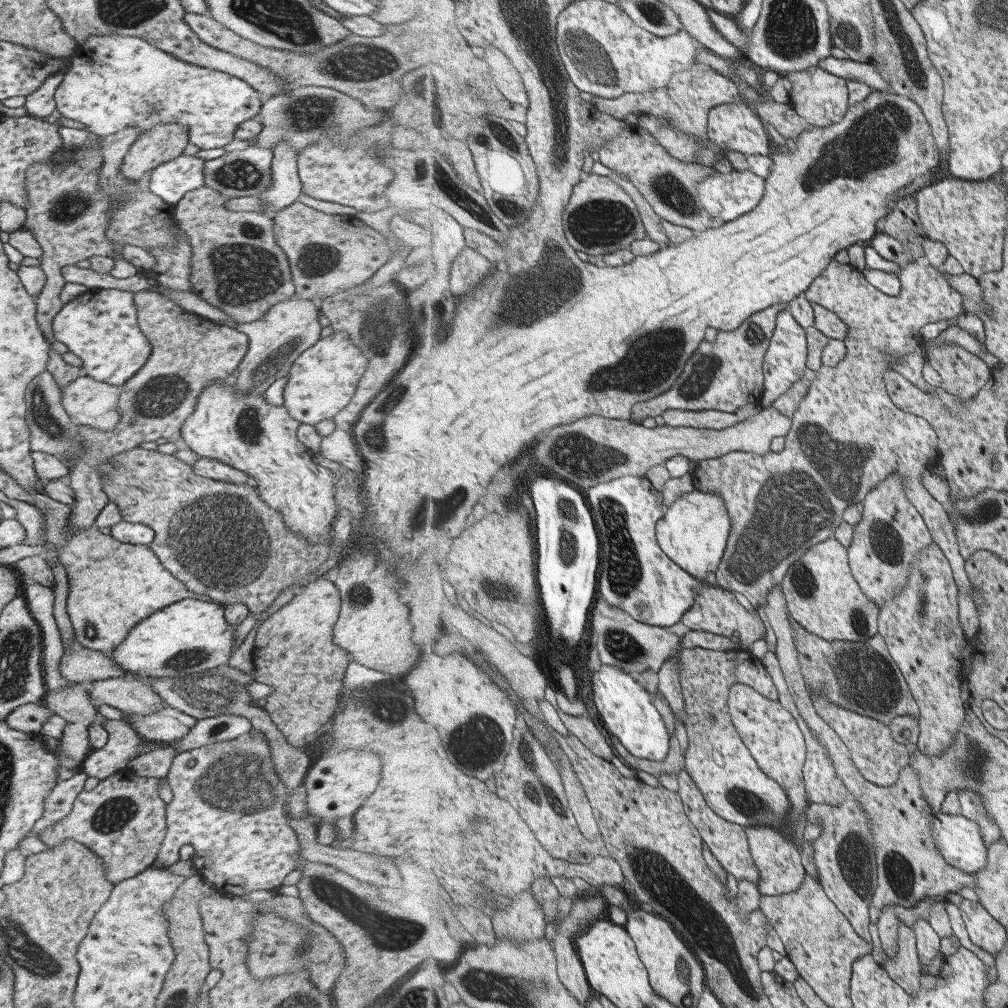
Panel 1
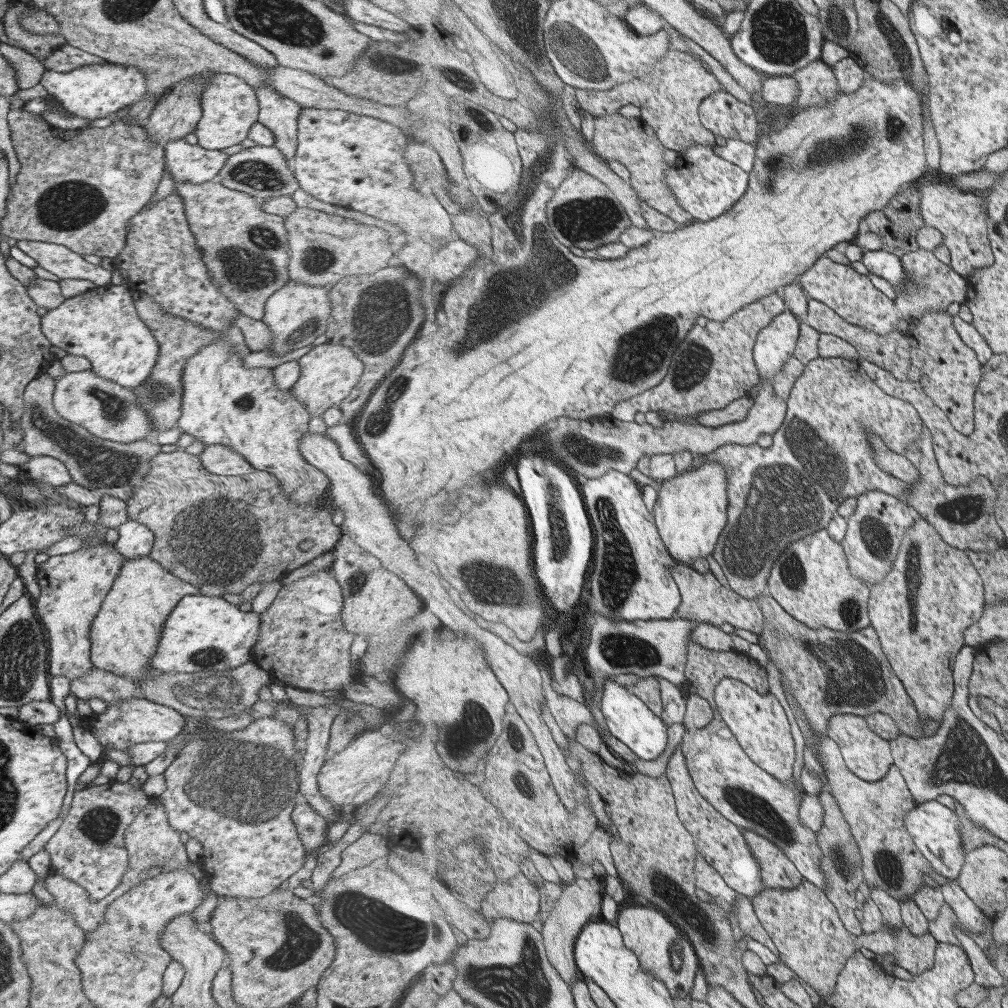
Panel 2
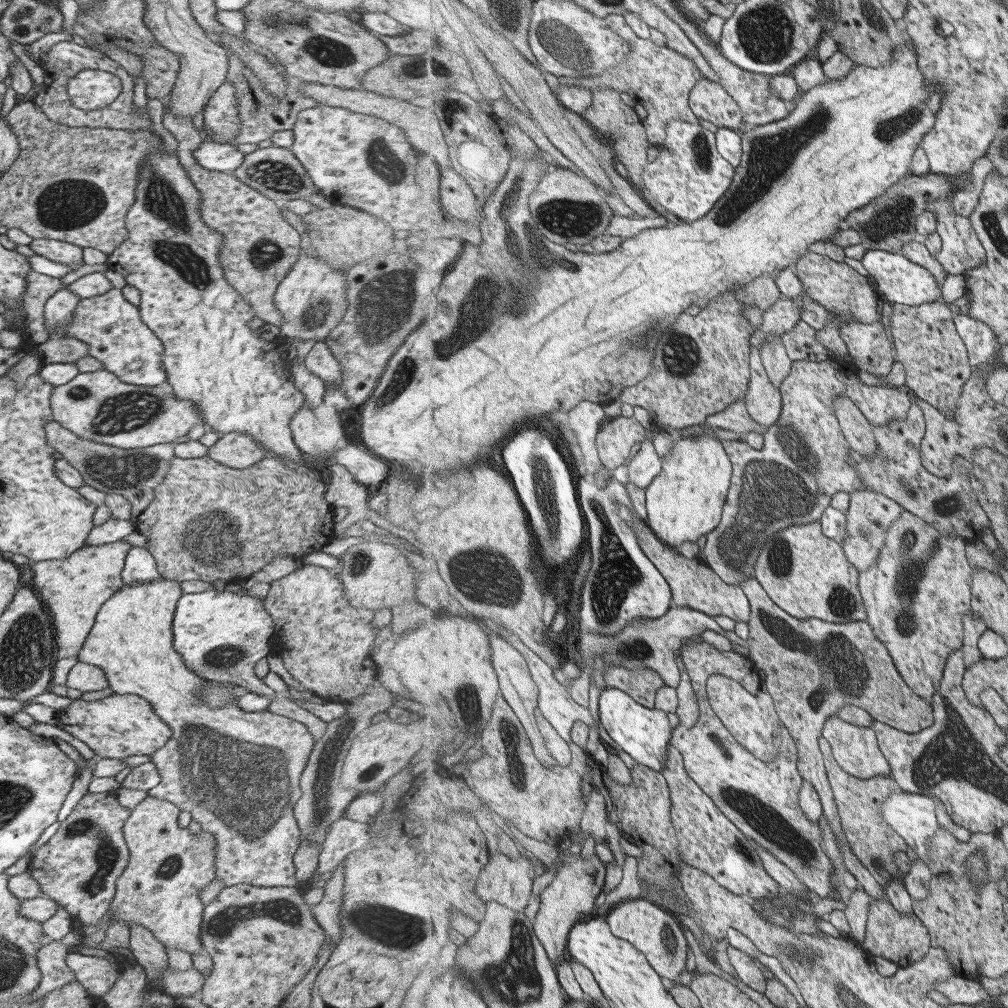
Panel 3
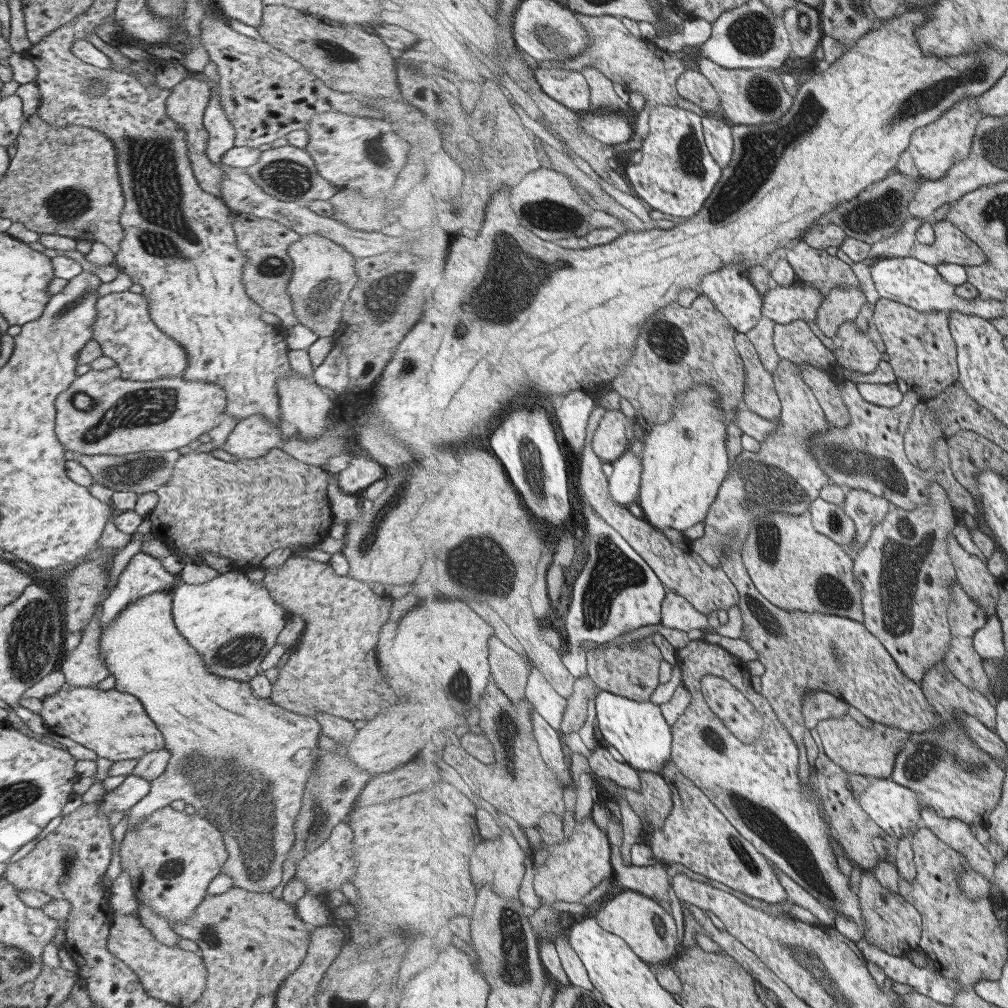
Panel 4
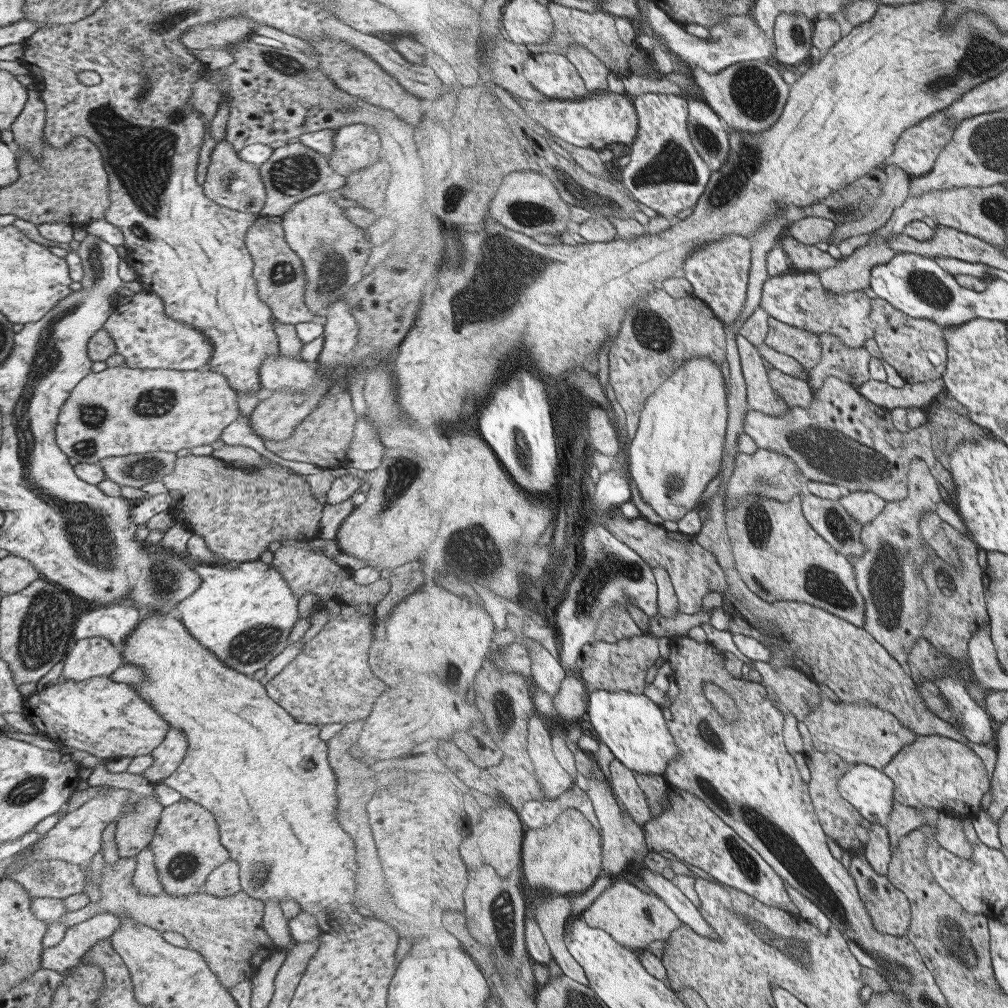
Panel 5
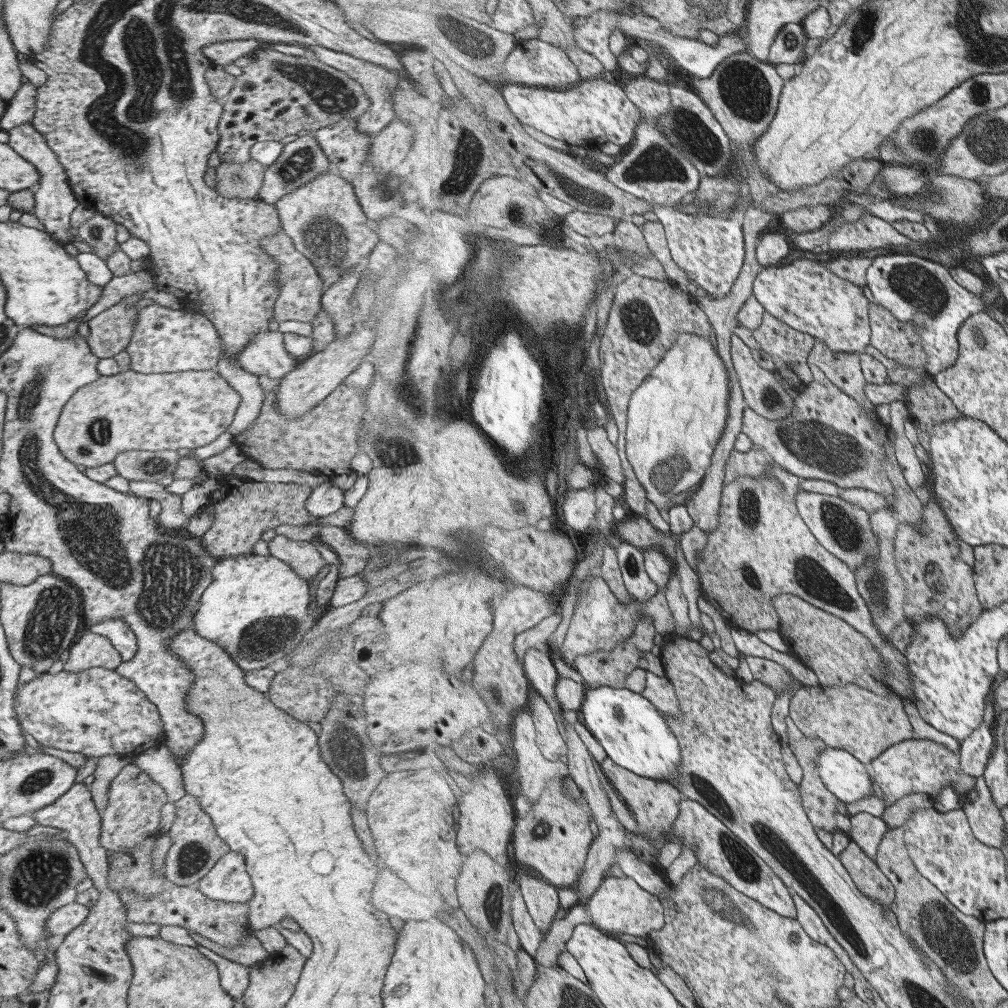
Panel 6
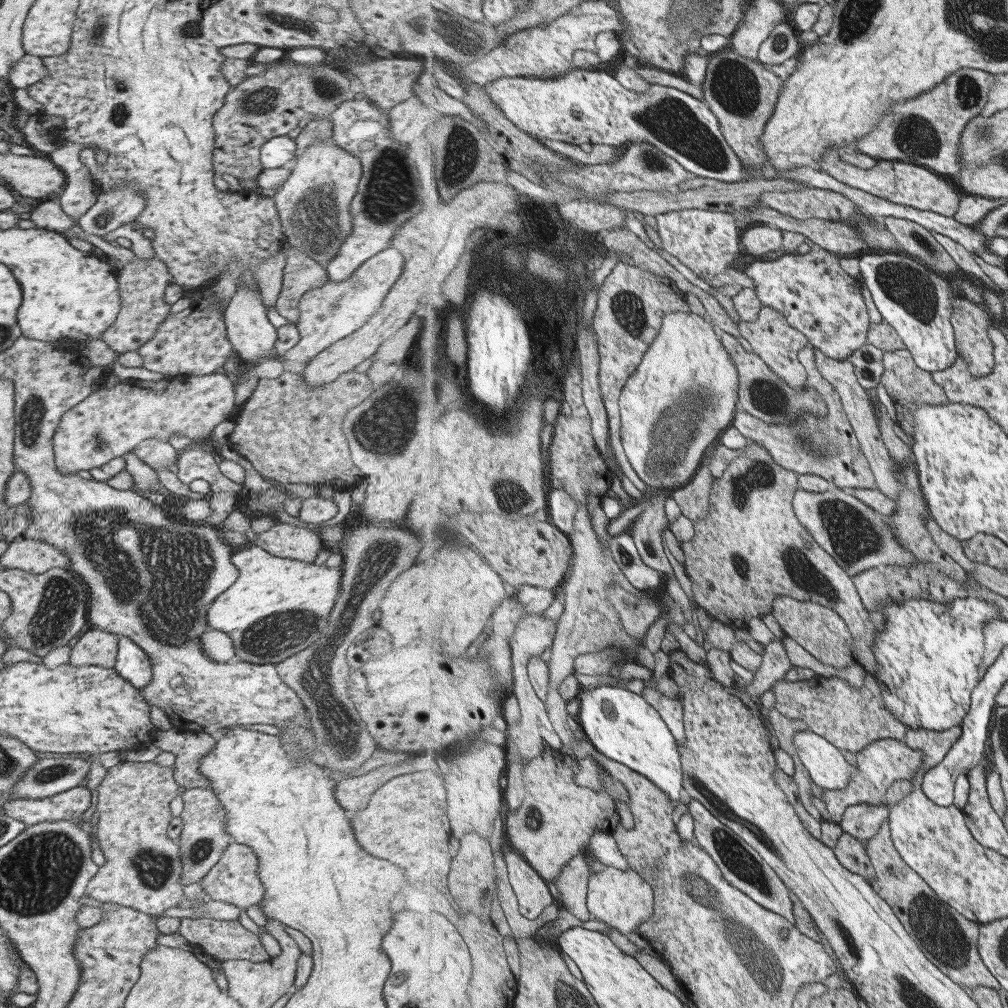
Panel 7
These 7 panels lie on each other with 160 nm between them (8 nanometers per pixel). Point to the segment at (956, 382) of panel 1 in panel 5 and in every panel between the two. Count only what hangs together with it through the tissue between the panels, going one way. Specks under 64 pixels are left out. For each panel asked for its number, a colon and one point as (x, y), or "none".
2: (952, 371)
3: (928, 343)
4: (920, 345)
5: (917, 348)

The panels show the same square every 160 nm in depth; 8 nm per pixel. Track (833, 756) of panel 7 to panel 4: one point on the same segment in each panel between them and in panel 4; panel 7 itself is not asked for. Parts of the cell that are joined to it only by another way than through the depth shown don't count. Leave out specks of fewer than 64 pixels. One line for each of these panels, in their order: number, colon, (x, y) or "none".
4: (897, 809)
5: (868, 788)
6: (849, 778)

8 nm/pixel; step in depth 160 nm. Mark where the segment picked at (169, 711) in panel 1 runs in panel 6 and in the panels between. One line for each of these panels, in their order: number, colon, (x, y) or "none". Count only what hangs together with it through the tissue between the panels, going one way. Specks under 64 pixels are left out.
2: (136, 721)
3: (116, 726)
4: (113, 724)
5: (109, 720)
6: (96, 712)

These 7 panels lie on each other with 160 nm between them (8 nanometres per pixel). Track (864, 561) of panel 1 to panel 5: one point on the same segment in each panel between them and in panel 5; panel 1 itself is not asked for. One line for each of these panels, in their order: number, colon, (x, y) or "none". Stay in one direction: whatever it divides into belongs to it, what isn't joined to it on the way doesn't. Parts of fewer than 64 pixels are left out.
2: (875, 532)
3: (870, 514)
4: (867, 510)
5: (865, 506)

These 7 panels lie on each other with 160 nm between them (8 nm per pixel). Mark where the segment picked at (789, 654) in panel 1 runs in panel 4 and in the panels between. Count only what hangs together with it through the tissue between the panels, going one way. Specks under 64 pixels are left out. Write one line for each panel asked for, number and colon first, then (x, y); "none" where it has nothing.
2: (876, 812)
3: (874, 840)
4: (851, 824)

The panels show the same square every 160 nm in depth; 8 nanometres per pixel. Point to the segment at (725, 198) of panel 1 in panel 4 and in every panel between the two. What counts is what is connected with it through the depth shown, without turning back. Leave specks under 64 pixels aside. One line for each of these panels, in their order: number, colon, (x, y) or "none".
2: (706, 185)
3: (690, 176)
4: (677, 174)

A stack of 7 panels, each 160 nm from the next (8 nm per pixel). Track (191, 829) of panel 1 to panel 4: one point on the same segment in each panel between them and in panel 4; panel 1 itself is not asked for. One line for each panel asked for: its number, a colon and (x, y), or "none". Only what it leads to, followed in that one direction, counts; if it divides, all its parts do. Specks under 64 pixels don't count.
2: (249, 844)
3: (236, 773)
4: (242, 762)

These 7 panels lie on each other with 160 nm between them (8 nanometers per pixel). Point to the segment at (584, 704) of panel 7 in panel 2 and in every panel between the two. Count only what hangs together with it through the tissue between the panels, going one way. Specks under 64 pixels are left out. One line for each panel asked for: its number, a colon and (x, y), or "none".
2: (628, 718)
3: (645, 734)
4: (638, 730)
5: (635, 729)
6: (633, 732)

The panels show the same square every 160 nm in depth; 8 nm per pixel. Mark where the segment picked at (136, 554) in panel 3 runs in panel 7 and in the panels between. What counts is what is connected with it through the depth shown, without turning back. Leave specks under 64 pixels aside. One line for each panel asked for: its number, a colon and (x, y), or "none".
4: (143, 574)
5: (114, 622)
6: (119, 635)
7: (131, 663)

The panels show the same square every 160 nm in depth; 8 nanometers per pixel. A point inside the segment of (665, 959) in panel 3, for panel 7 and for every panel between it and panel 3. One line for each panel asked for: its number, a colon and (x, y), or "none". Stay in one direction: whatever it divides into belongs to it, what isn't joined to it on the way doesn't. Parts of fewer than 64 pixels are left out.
4: (650, 930)
5: (635, 918)
6: (619, 906)
7: (621, 898)

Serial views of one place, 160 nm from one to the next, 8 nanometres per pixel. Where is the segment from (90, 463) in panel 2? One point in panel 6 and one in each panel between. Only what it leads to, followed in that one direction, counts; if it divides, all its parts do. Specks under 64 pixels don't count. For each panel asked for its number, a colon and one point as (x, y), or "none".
3: (133, 473)
4: (139, 472)
5: (134, 470)
6: (148, 465)

